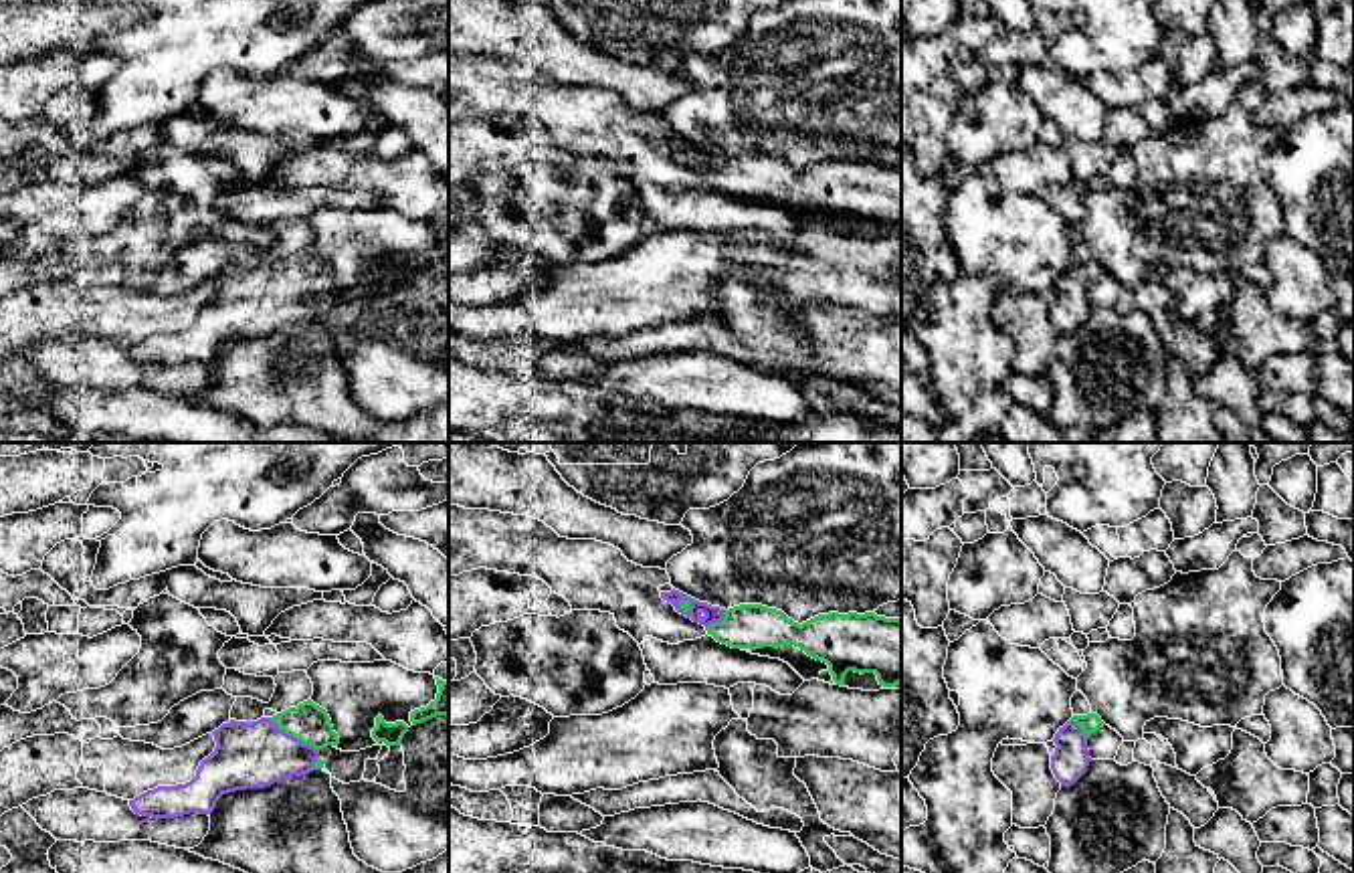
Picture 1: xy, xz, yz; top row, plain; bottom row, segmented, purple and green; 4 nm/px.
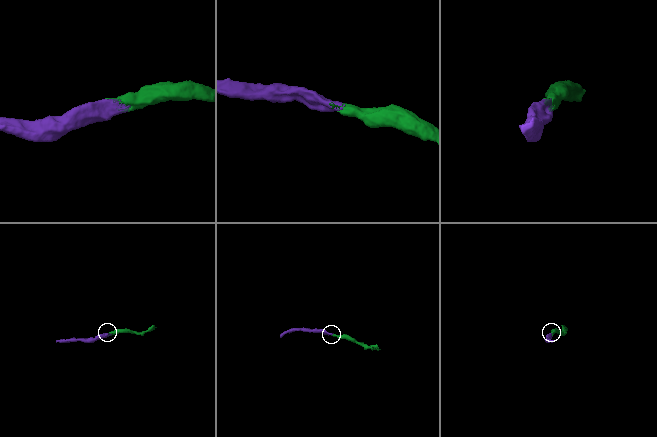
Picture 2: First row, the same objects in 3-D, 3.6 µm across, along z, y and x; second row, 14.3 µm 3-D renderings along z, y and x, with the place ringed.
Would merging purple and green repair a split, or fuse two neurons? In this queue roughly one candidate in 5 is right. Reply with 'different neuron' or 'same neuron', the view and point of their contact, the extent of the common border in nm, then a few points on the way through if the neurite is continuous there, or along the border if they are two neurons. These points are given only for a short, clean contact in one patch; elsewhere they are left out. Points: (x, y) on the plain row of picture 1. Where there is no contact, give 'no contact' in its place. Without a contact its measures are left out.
same neuron | xy (292, 283) | 240 nm | across xy (257, 302), (279, 296), (292, 283), (308, 269)

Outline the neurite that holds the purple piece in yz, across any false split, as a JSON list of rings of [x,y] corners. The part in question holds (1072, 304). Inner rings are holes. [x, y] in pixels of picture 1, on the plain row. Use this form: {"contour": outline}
{"contour": [[[1097,261],[1073,263],[1055,281],[1055,301],[1051,303],[1051,317],[1061,333],[1075,331],[1087,317],[1091,305],[1087,297],[1087,285],[1105,271]]]}

